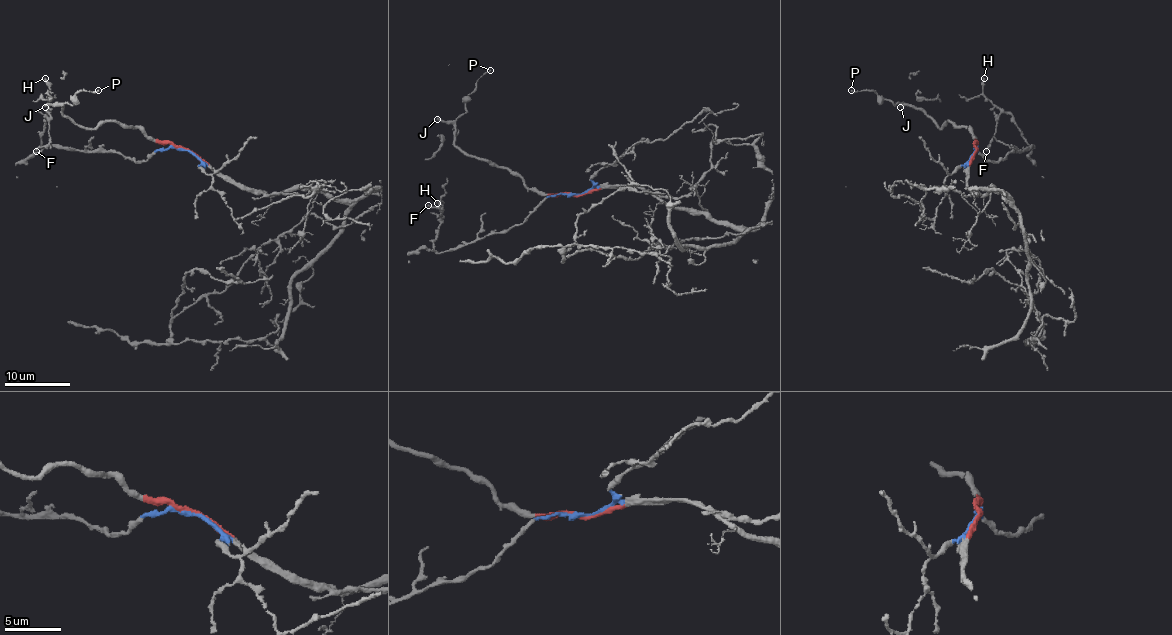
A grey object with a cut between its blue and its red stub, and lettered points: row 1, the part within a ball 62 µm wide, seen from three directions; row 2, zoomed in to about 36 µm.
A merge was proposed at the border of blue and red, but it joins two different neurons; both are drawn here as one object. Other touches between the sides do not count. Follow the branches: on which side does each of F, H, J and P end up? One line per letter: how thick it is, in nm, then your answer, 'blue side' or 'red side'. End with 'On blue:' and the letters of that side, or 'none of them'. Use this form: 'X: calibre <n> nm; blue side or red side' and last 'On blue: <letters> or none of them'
F: calibre 200 nm; blue side
H: calibre 260 nm; blue side
J: calibre 280 nm; red side
P: calibre 190 nm; red side
On blue: F, H

